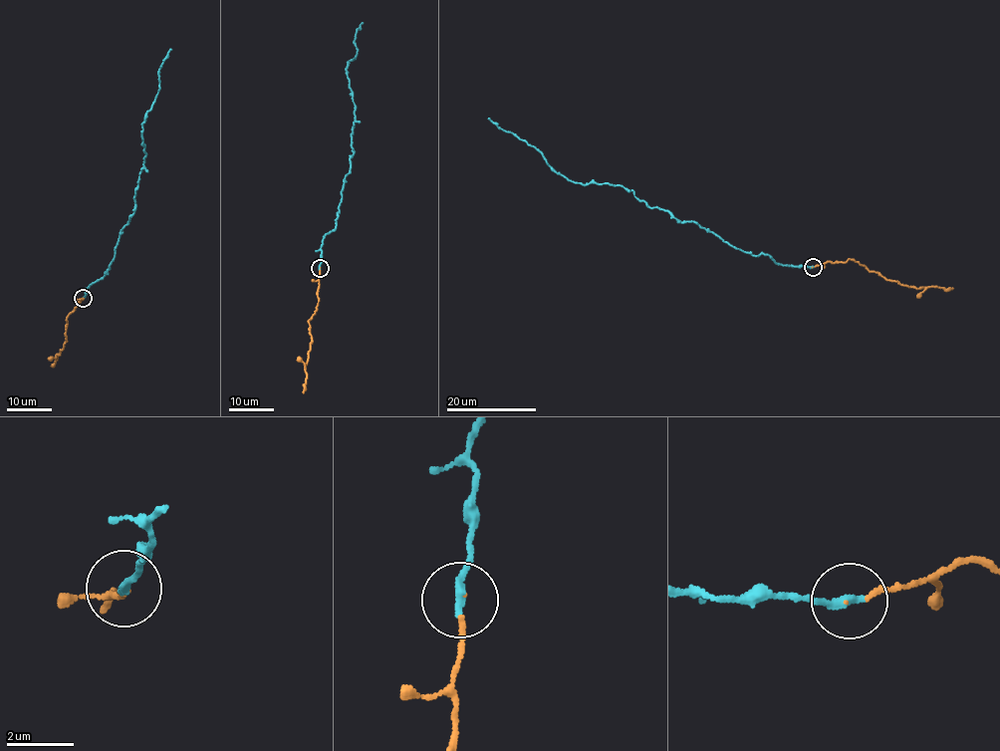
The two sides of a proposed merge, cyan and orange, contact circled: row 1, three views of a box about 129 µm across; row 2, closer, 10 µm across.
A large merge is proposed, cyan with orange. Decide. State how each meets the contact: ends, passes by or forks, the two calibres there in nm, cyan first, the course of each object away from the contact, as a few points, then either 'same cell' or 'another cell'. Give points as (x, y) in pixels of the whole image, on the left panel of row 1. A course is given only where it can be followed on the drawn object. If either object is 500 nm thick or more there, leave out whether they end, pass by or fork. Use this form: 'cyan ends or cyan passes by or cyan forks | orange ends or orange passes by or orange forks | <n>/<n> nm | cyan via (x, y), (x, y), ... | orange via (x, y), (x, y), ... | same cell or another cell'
cyan ends | orange ends | 260/90 nm | cyan via (83, 298), (107, 273), (131, 216), (146, 154), (143, 122), (171, 49) | orange via (84, 299), (67, 317), (65, 342), (52, 366) | same cell

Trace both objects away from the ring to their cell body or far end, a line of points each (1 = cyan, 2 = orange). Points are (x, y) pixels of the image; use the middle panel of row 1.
1: (319, 268), (323, 238), (336, 228), (350, 172), (356, 106), (347, 66), (356, 57), (363, 23)
2: (321, 267), (319, 301), (309, 321), (311, 344), (305, 366), (307, 378), (303, 392)

